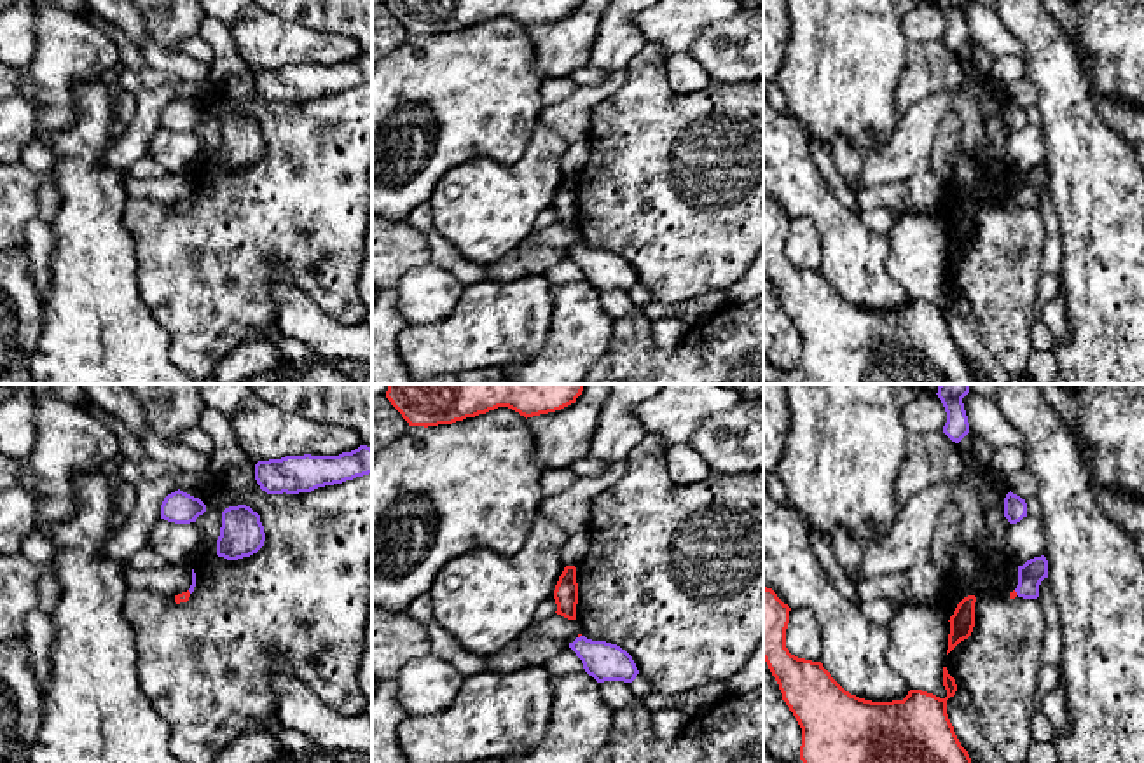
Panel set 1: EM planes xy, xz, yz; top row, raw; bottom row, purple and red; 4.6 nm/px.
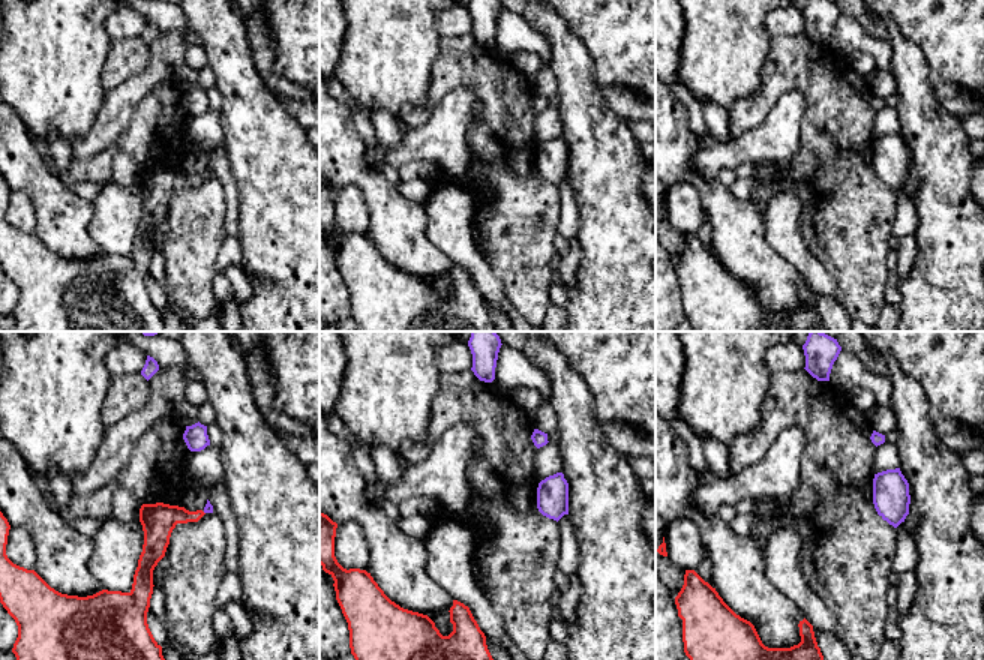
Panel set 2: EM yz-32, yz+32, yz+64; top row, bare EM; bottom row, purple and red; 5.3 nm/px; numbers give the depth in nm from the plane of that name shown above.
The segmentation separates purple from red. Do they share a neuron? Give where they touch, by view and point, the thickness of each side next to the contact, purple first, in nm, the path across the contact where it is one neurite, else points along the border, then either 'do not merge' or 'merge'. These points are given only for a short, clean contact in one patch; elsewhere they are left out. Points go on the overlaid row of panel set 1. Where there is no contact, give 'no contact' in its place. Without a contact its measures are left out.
contact yz (1015, 591); calibres 120 and 30 nm; way yz (1031, 575), (1015, 591), (1012, 594); merge

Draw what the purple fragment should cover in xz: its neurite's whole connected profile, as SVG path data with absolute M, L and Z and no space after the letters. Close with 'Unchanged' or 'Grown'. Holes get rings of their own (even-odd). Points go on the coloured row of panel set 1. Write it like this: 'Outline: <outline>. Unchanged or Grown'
Outline: M580 636L569 643L569 648L582 660L585 672L597 683L632 683L639 674L632 656L617 644Z. Unchanged

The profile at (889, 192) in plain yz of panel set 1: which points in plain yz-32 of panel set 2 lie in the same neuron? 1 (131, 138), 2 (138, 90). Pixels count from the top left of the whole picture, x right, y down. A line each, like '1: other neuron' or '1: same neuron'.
1: same neuron
2: other neuron

